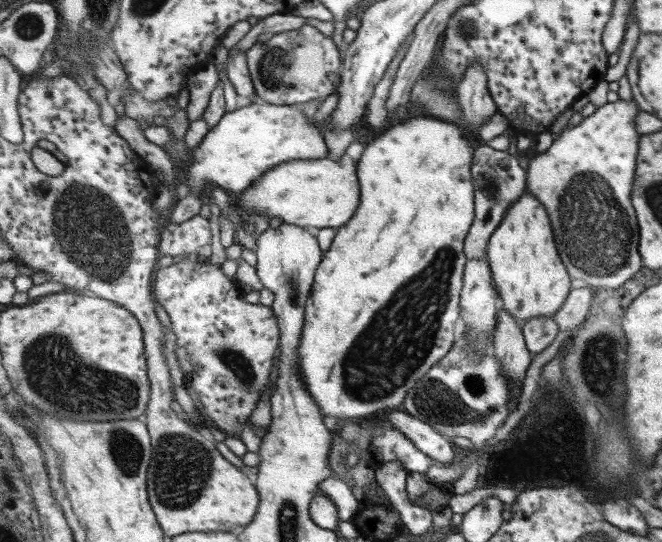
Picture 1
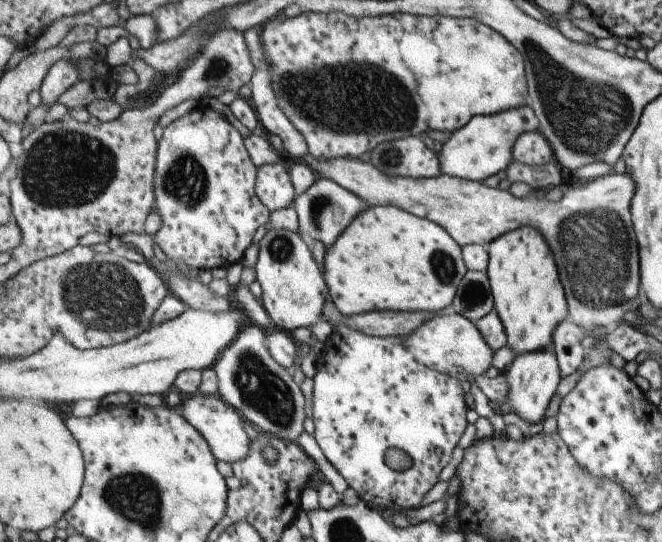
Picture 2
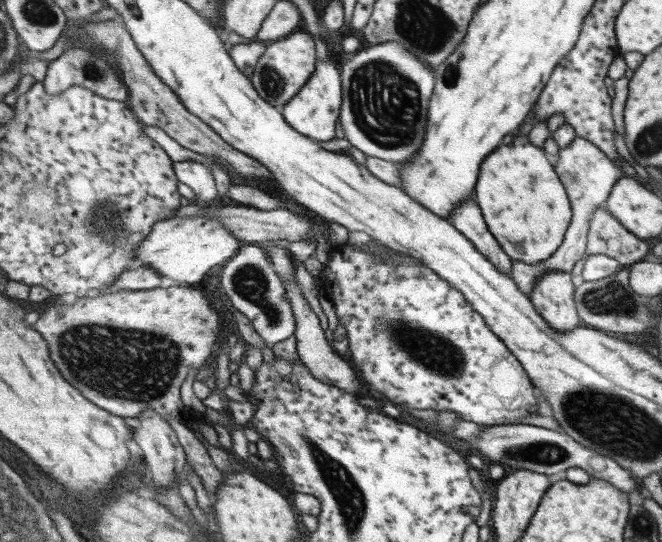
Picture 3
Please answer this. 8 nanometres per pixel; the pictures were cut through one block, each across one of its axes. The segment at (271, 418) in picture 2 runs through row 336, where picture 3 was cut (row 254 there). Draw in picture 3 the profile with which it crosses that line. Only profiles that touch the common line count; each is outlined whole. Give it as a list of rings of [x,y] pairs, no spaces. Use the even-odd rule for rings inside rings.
[[[259,244],[243,245],[239,252],[224,264],[220,283],[238,311],[250,320],[254,330],[263,340],[264,345],[260,351],[262,361],[272,364],[275,357],[271,346],[291,338],[295,334],[297,322],[294,307],[286,297],[286,285],[275,270],[266,249]]]

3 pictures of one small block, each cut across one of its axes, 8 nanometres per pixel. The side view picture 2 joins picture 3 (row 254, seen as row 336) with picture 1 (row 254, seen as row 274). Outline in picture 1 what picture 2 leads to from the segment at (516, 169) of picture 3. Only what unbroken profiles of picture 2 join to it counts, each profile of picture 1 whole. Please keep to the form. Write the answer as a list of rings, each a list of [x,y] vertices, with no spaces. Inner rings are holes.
[[[527,190],[507,211],[501,226],[492,234],[488,245],[488,262],[492,278],[507,309],[521,324],[530,318],[553,317],[573,288],[573,277],[559,254],[554,226],[546,206]]]

